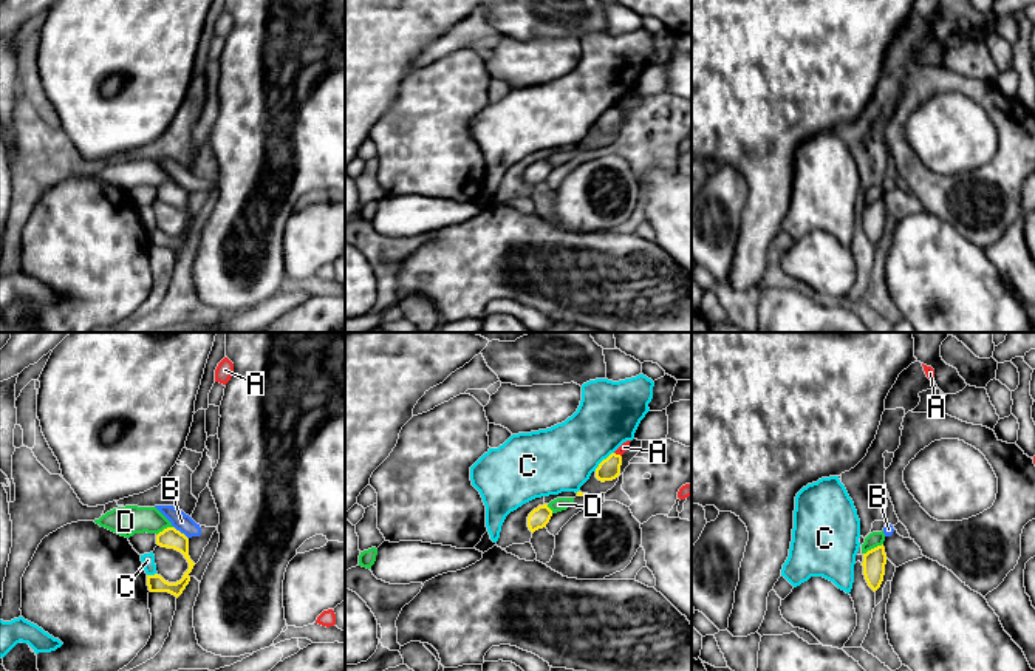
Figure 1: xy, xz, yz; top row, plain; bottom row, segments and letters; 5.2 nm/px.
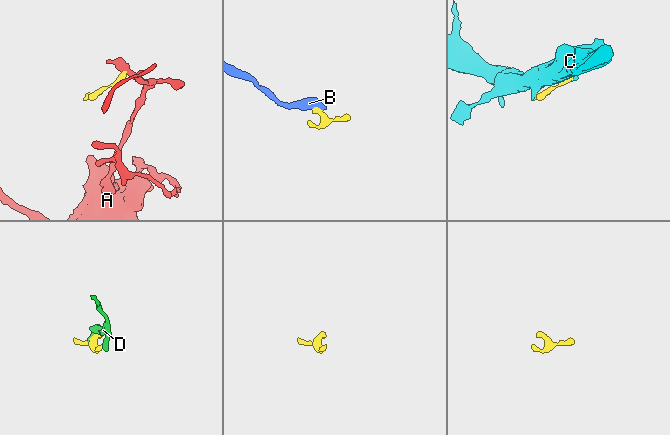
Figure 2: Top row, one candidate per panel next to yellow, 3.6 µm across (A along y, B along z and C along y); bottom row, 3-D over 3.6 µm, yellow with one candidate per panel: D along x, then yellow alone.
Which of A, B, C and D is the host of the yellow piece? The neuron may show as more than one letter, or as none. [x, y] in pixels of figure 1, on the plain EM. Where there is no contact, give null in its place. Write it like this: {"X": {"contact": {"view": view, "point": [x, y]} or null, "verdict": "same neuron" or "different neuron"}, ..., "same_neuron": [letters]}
{"A": {"contact": {"view": "xz", "point": [618, 108]}, "verdict": "different neuron"}, "B": {"contact": {"view": "xy", "point": [180, 186]}, "verdict": "different neuron"}, "C": {"contact": {"view": "xz", "point": [602, 115]}, "verdict": "different neuron"}, "D": {"contact": {"view": "yz", "point": [874, 201]}, "verdict": "same neuron"}, "same_neuron": ["D"]}

